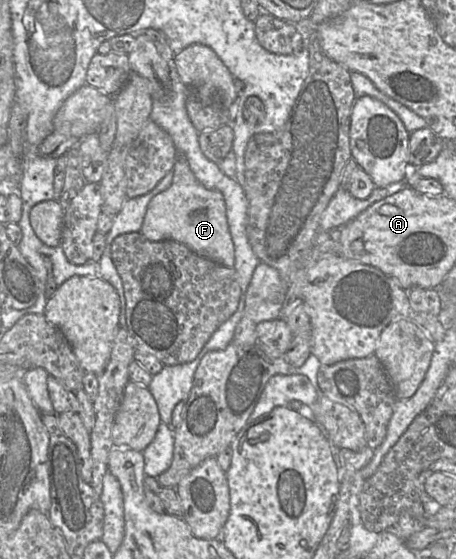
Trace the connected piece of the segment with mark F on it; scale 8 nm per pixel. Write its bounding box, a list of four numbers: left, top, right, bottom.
[140,155,234,267]

